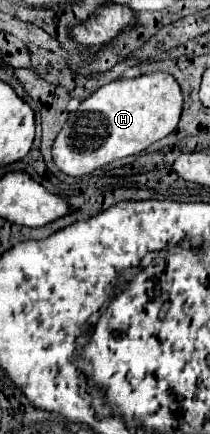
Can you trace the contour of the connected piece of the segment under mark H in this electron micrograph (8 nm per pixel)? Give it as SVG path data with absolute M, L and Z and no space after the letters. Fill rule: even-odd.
M146 73L134 79L116 79L102 85L96 93L70 113L54 141L54 161L60 171L72 177L92 173L116 159L142 153L154 141L174 133L182 113L182 89L168 73Z

